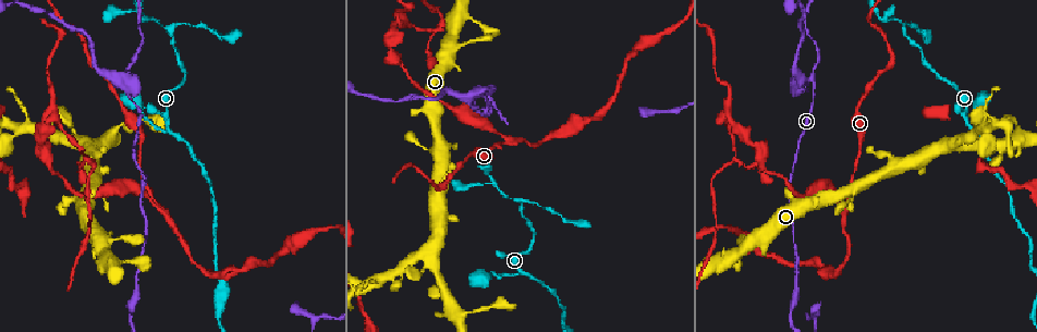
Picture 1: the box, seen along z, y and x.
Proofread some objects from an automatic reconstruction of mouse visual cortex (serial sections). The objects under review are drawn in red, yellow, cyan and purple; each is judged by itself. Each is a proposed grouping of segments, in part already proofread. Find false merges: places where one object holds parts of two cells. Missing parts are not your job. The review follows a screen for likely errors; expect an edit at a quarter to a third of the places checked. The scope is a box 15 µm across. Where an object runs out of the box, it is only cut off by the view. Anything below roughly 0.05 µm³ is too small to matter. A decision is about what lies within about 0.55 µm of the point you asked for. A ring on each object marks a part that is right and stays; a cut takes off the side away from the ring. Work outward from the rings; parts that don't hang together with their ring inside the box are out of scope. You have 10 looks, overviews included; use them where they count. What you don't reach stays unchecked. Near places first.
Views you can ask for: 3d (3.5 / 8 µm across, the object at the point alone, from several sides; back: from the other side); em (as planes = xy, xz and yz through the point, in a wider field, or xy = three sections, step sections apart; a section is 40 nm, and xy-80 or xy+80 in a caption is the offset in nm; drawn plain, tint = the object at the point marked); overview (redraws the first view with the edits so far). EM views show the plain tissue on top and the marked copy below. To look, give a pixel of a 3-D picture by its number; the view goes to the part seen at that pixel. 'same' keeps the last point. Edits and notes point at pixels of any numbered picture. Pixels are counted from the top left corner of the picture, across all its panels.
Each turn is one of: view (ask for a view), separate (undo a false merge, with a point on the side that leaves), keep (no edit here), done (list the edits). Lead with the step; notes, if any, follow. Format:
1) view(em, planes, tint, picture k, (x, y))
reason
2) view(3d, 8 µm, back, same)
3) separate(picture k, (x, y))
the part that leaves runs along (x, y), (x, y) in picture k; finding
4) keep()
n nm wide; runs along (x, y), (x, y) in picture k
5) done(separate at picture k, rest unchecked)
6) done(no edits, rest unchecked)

view(3d, 8 µm, back, picture 1, (506, 141))
side arm on a straight run

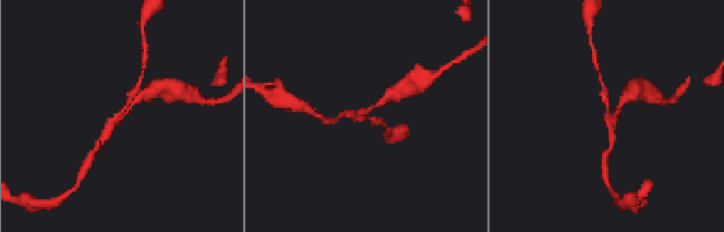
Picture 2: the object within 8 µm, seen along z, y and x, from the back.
view(em, xy, step 2, tint, picture 2, (121, 113))
3 arms; arms of 150, 200, 250 nm

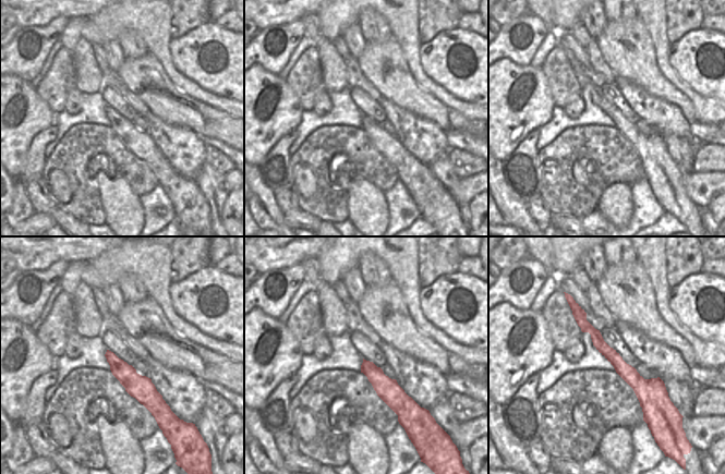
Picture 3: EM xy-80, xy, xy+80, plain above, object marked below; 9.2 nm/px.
separate(picture 2, (623, 99))
border along (642, 406), (648, 413) in picture 3; a second cell is stuck on

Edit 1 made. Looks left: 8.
view(3d, 3.5 µm, picture 1, (115, 131))
four-way junction

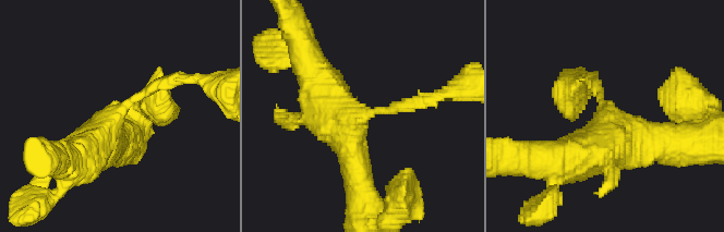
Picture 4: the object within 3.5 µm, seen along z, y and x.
view(em, xy, step 5, tint, picture 4, (360, 117))
4 arms; arms of 150, 200, 450, 600 nm

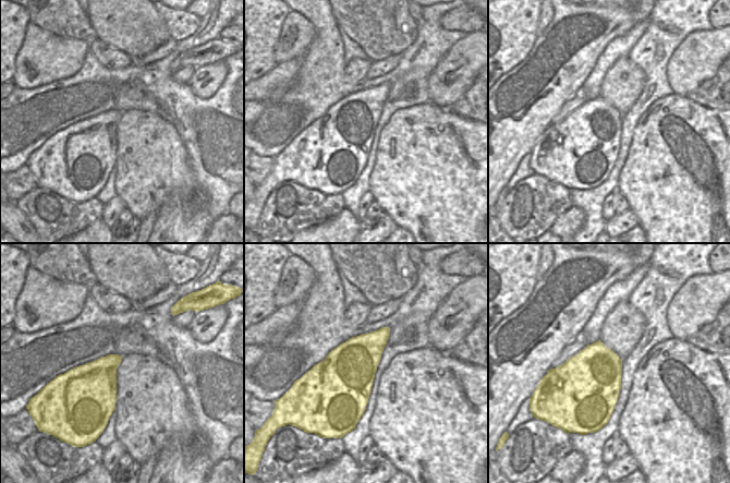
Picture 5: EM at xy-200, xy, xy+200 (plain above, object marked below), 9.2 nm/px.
keep()
runs along (311, 69), (348, 119), (358, 183) in picture 4; one cell here

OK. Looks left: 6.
view(3d, 8 µm, picture 1, (904, 28))
a fork

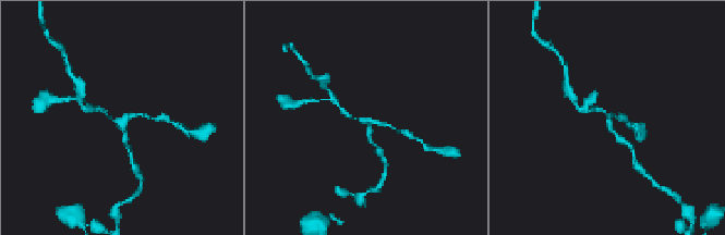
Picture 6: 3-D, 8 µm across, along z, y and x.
view(3d, 3.5 µm, picture 6, (123, 123))

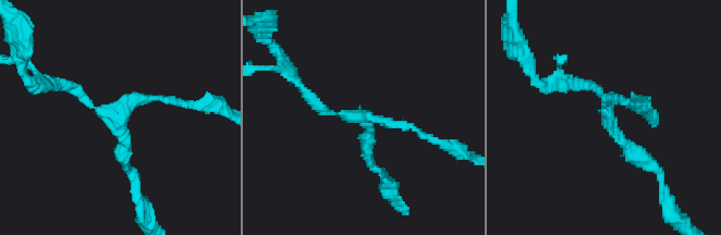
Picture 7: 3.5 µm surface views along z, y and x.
keep()
runs along (658, 169), (621, 138), (605, 98), (585, 85) in picture 7; one cell here

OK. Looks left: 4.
view(3d, 3.5 µm, picture 1, (171, 131))
abrupt turn

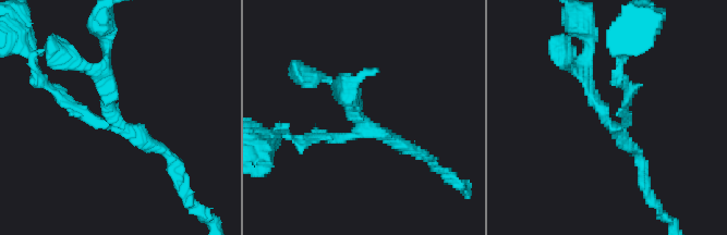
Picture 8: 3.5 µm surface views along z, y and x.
view(em, xy, step 5, tint, picture 8, (613, 124))
3 arms; arms of 150, 150, 200 nm; shape alone is not enough

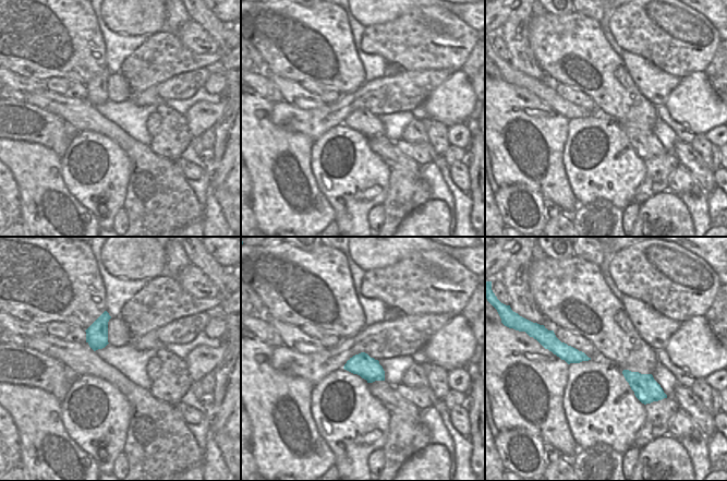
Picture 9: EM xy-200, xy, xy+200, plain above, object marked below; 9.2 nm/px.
keep()
200 nm wide; runs along (105, 65), (112, 120), (176, 167) in picture 8; all the same cell

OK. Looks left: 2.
done(separate at picture 2, rest unchecked)

